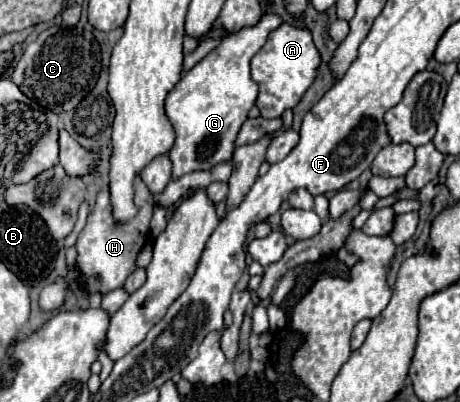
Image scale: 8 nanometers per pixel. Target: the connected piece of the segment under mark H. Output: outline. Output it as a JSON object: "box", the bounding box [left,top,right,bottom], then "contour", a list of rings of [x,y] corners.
{"box":[76,178,154,294],"contour":[[[136,178],[134,190],[136,190],[134,202],[138,206],[138,214],[132,222],[128,222],[124,226],[114,226],[110,194],[108,194],[108,188],[102,188],[98,194],[98,200],[96,200],[96,208],[94,208],[94,212],[88,214],[86,228],[80,232],[80,236],[76,240],[78,268],[80,268],[82,276],[86,276],[88,294],[108,294],[108,292],[124,286],[126,278],[136,270],[136,258],[138,258],[140,250],[144,248],[144,244],[148,242],[148,234],[150,234],[148,224],[150,224],[152,210],[154,210],[154,196],[150,194],[150,190],[146,188],[146,184],[140,178]]]}

